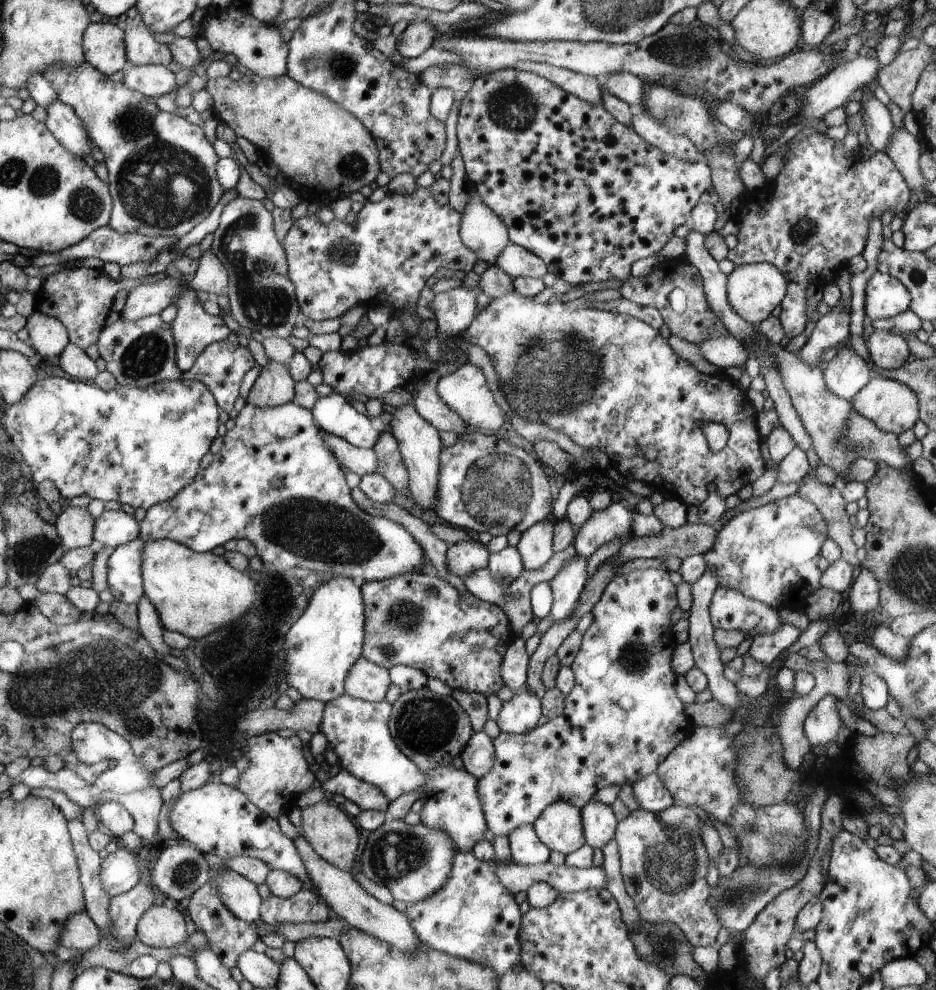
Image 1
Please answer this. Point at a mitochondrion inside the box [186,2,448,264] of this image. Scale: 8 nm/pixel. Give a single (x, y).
(340, 65)

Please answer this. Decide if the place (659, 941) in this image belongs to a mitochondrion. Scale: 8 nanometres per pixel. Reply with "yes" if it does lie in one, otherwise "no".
yes

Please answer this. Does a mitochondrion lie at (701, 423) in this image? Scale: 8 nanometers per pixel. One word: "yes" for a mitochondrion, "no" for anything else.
no

